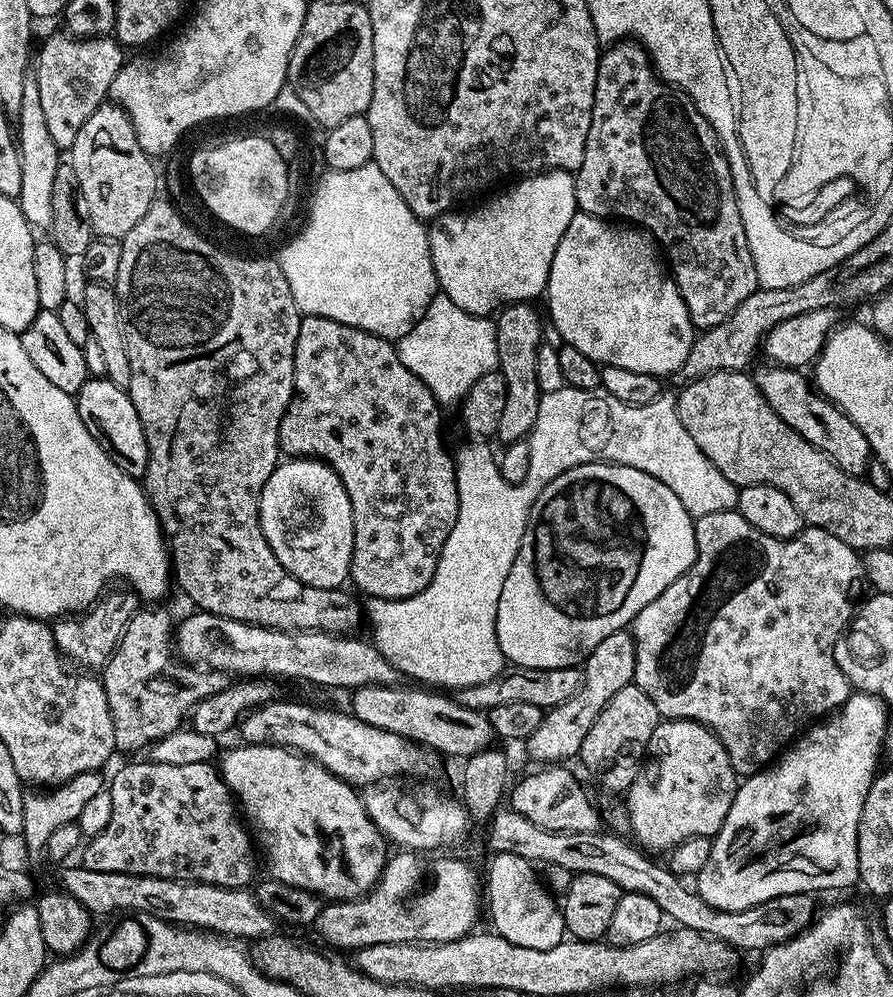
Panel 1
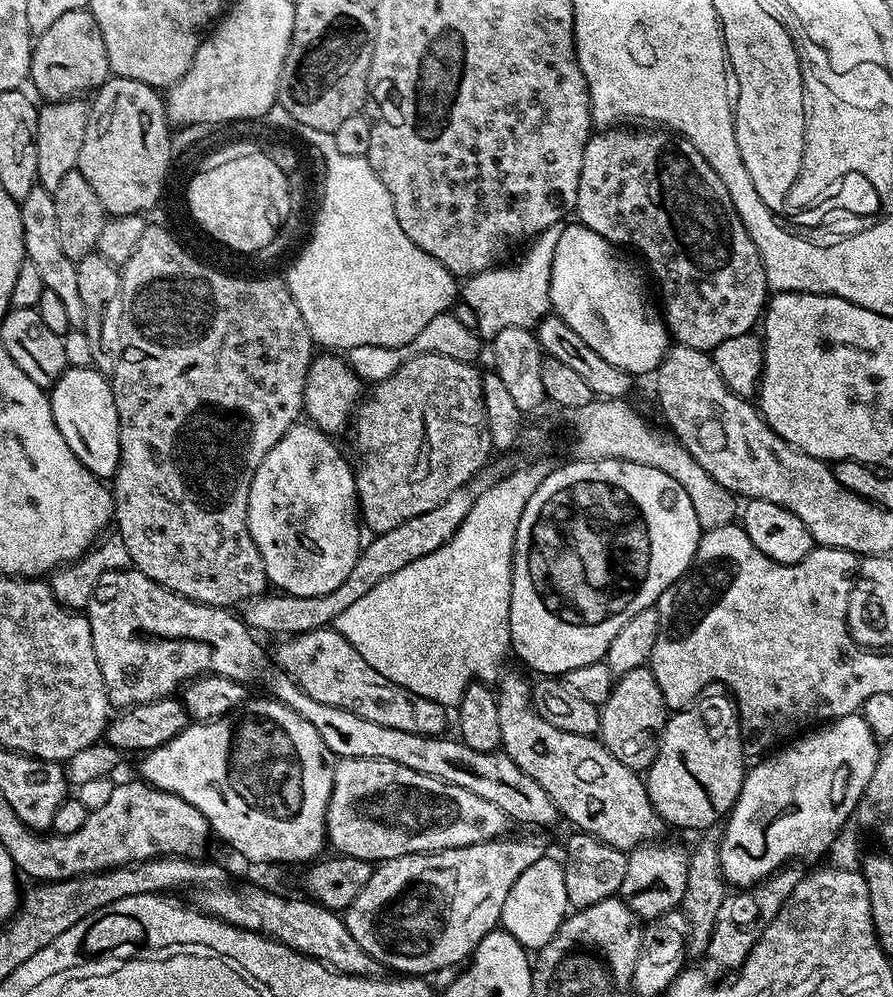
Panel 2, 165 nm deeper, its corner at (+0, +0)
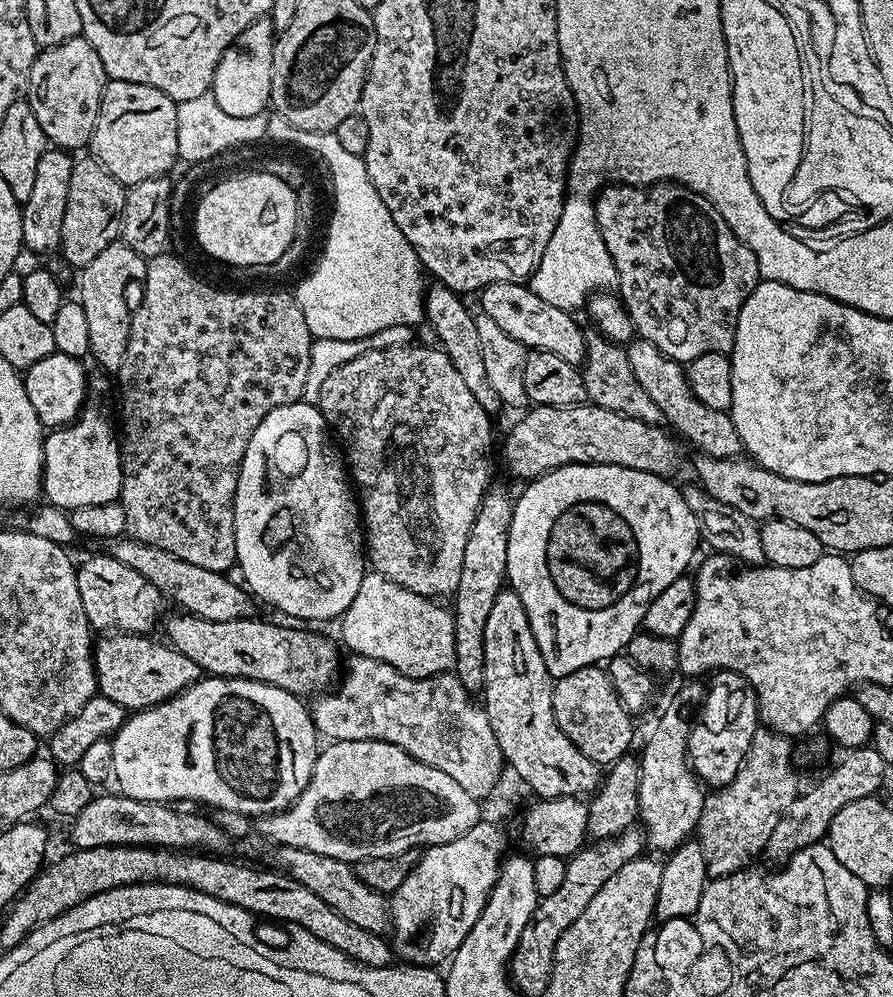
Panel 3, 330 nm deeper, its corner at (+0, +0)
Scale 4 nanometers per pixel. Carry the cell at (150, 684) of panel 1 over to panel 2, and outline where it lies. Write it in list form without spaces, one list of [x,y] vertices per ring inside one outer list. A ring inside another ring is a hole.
[[[117,570],[114,572],[104,573],[103,582],[97,586],[92,595],[92,599],[88,601],[86,615],[90,622],[90,634],[94,638],[94,654],[98,658],[98,670],[102,670],[102,682],[106,686],[106,694],[108,695],[109,705],[113,709],[123,710],[125,708],[133,708],[135,704],[145,704],[146,702],[154,702],[155,700],[163,700],[171,697],[172,692],[188,683],[189,680],[195,680],[197,676],[207,676],[215,674],[222,678],[234,678],[239,684],[249,686],[255,685],[255,680],[261,680],[266,687],[269,688],[271,699],[276,700],[280,704],[284,704],[290,710],[294,710],[294,714],[298,714],[302,718],[306,718],[306,722],[310,722],[314,726],[314,730],[318,730],[322,742],[326,742],[326,746],[332,752],[333,757],[349,760],[350,758],[374,758],[375,760],[385,760],[386,762],[398,762],[402,766],[406,766],[410,770],[418,770],[418,774],[429,776],[430,778],[438,778],[442,782],[446,782],[450,786],[462,786],[466,790],[470,790],[470,794],[478,794],[478,798],[486,798],[486,802],[494,802],[494,806],[498,806],[498,810],[502,810],[508,815],[509,821],[516,822],[521,820],[524,824],[533,824],[536,828],[544,828],[547,824],[552,824],[558,820],[557,808],[550,796],[546,794],[546,790],[534,782],[534,778],[530,778],[530,774],[526,774],[526,770],[522,770],[518,766],[518,762],[514,762],[503,752],[497,750],[495,752],[479,752],[478,750],[470,750],[470,746],[466,746],[459,738],[447,740],[447,735],[439,736],[423,736],[422,734],[410,734],[406,730],[394,730],[390,726],[378,726],[378,722],[366,722],[366,718],[358,718],[358,714],[350,714],[350,710],[342,710],[338,706],[326,706],[326,702],[318,702],[315,698],[310,698],[310,694],[306,694],[306,690],[302,690],[298,686],[298,682],[292,676],[287,676],[283,670],[277,668],[273,657],[266,656],[266,652],[262,645],[255,640],[253,629],[244,623],[243,619],[235,611],[227,608],[211,608],[209,604],[199,604],[193,600],[182,598],[178,594],[174,594],[170,590],[166,590],[162,586],[158,586],[158,582],[154,582],[150,578],[146,578],[146,574],[135,570]]]

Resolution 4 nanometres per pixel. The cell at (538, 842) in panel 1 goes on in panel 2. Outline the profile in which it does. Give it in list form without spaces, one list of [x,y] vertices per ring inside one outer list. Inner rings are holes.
[[[374,758],[341,759],[334,770],[334,786],[326,814],[327,843],[332,844],[341,856],[353,856],[373,862],[393,860],[415,852],[441,852],[462,846],[474,846],[505,835],[510,827],[508,815],[494,802],[470,794],[462,786],[450,786],[438,778],[418,774],[398,762],[386,762]]]

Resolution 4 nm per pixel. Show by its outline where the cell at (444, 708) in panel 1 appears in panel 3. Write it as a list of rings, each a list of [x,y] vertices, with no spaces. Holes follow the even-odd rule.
[[[176,615],[180,616],[172,616],[164,624],[167,643],[198,662],[201,673],[208,676],[225,676],[231,680],[240,676],[243,680],[266,682],[301,698],[323,694],[341,679],[342,656],[340,660],[335,642],[316,632],[303,632],[300,626],[279,628],[257,618],[210,622],[197,616]]]

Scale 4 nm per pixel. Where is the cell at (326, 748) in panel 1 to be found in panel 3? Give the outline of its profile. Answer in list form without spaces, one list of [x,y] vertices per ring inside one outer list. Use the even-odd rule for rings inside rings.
[[[132,632],[104,636],[101,640],[99,637],[94,644],[96,687],[99,695],[110,698],[110,702],[118,702],[118,706],[125,710],[138,713],[185,692],[191,684],[197,684],[202,679],[198,662],[186,658],[186,654],[182,654],[163,639],[160,640],[135,636]]]

